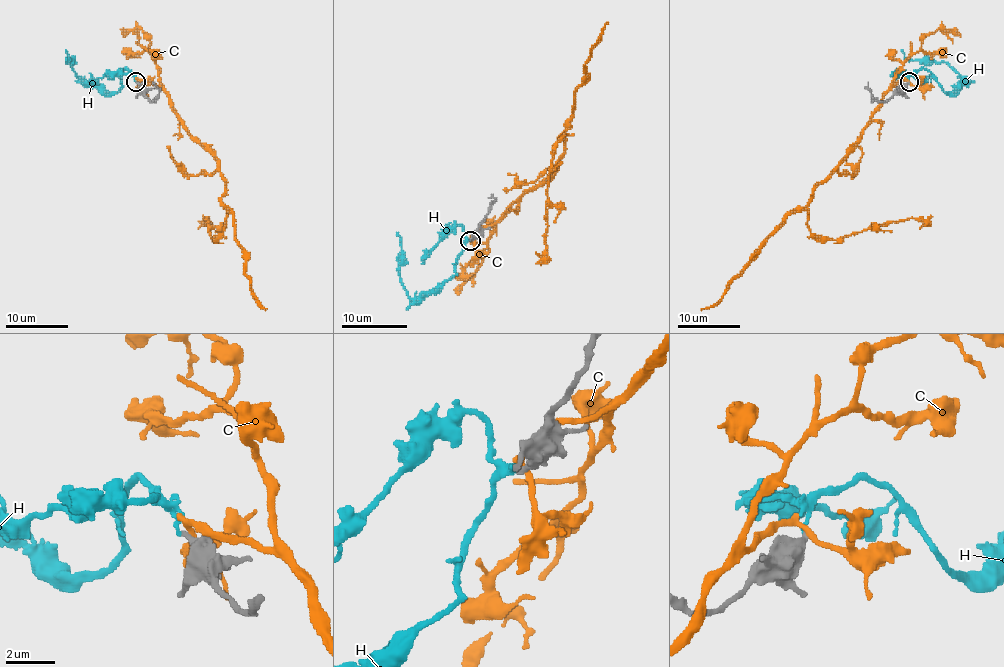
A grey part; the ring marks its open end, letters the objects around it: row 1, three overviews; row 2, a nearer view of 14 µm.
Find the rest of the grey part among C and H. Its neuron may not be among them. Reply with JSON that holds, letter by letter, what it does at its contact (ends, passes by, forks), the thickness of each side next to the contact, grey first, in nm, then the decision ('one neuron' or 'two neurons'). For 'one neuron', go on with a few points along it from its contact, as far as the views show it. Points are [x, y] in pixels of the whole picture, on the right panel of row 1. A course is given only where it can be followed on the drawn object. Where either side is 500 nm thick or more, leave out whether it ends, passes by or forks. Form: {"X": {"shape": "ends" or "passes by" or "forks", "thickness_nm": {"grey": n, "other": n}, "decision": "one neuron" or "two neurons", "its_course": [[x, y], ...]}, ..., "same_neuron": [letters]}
{"C": {"shape": "passes by", "thickness_nm": {"grey": 400, "other": 220}, "decision": "two neurons"}, "H": {"shape": "ends", "thickness_nm": {"grey": 320, "other": 140}, "decision": "two neurons"}, "same_neuron": []}

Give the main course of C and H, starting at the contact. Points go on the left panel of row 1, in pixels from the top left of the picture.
C: (139, 82), (168, 96), (224, 179), (226, 226), (214, 240), (207, 218), (198, 221)
H: (135, 82), (126, 68), (121, 74), (121, 87), (117, 91), (104, 91), (89, 85), (68, 62), (65, 49)

